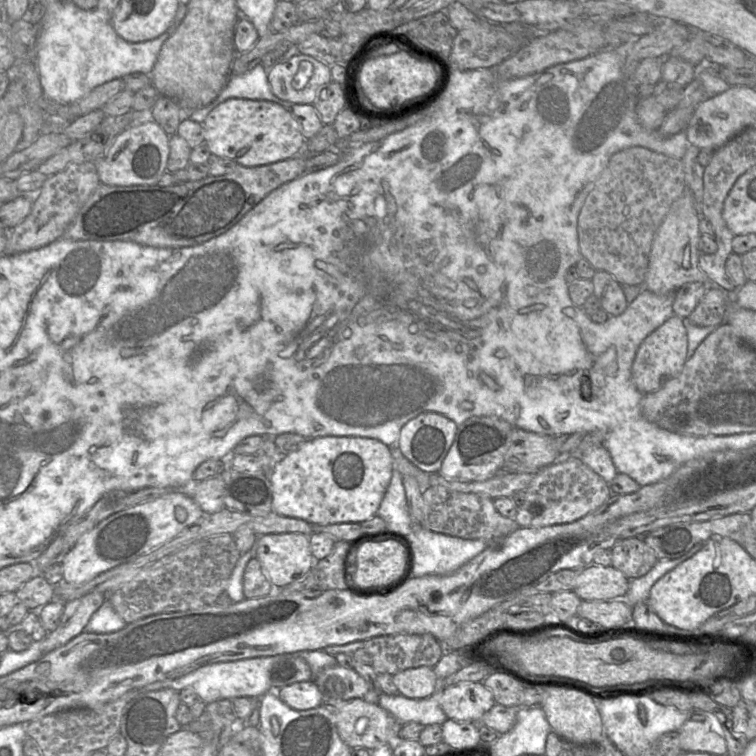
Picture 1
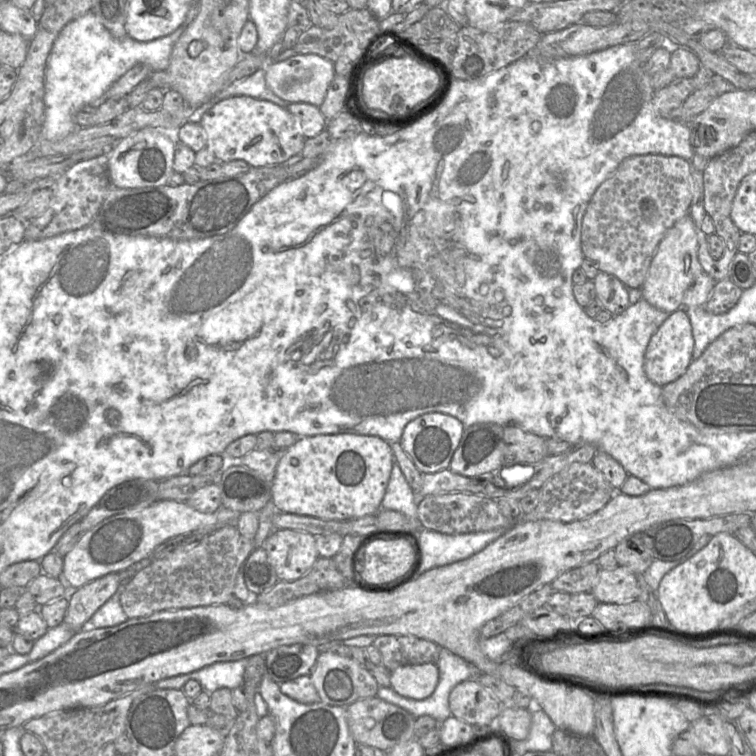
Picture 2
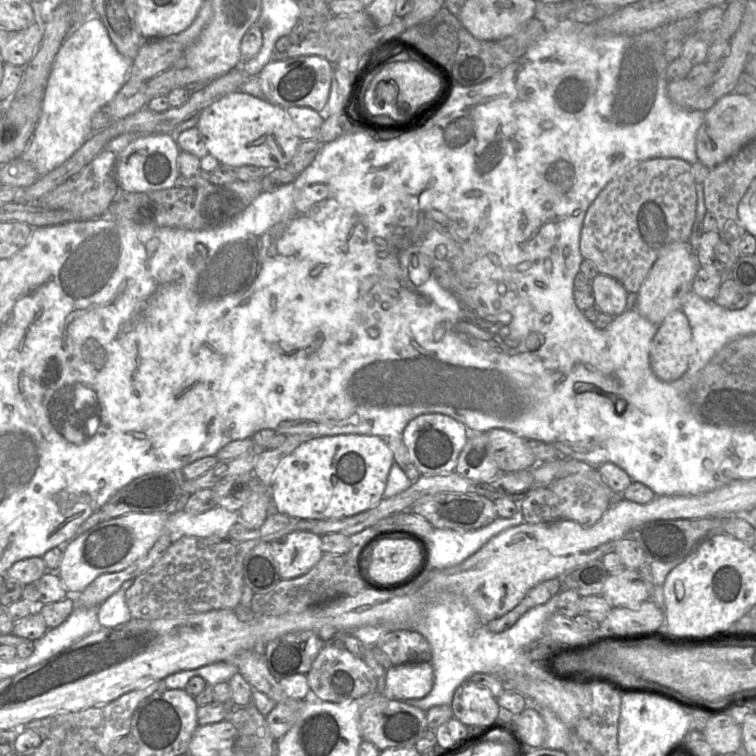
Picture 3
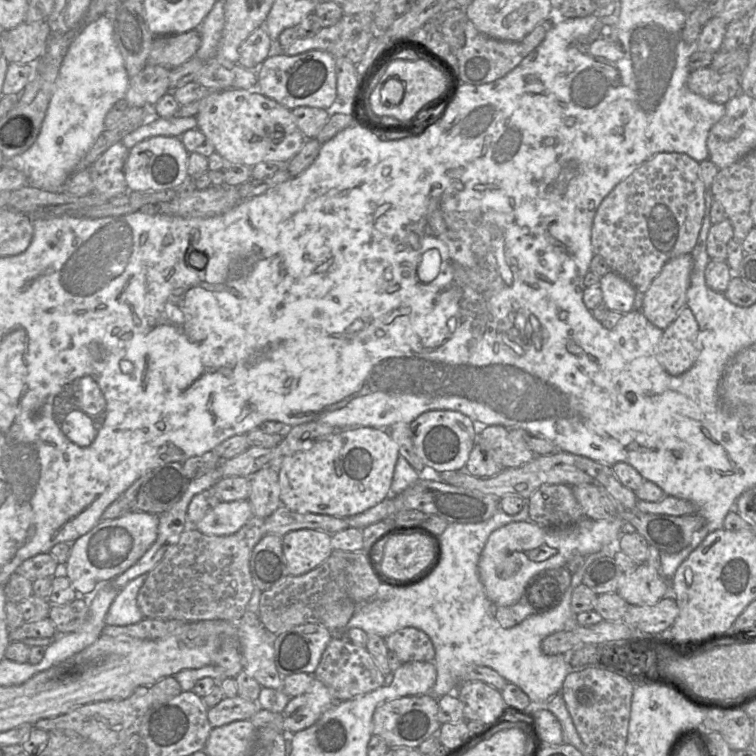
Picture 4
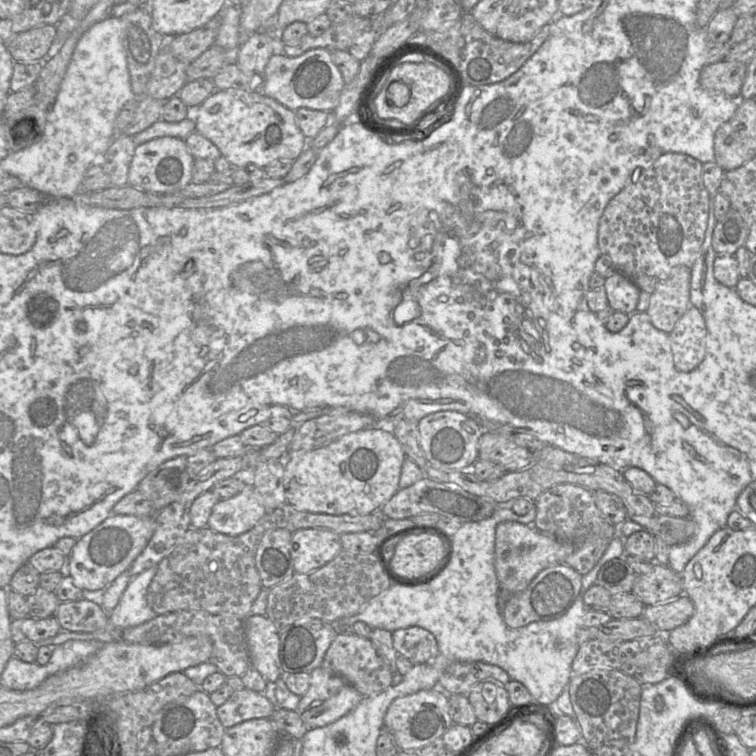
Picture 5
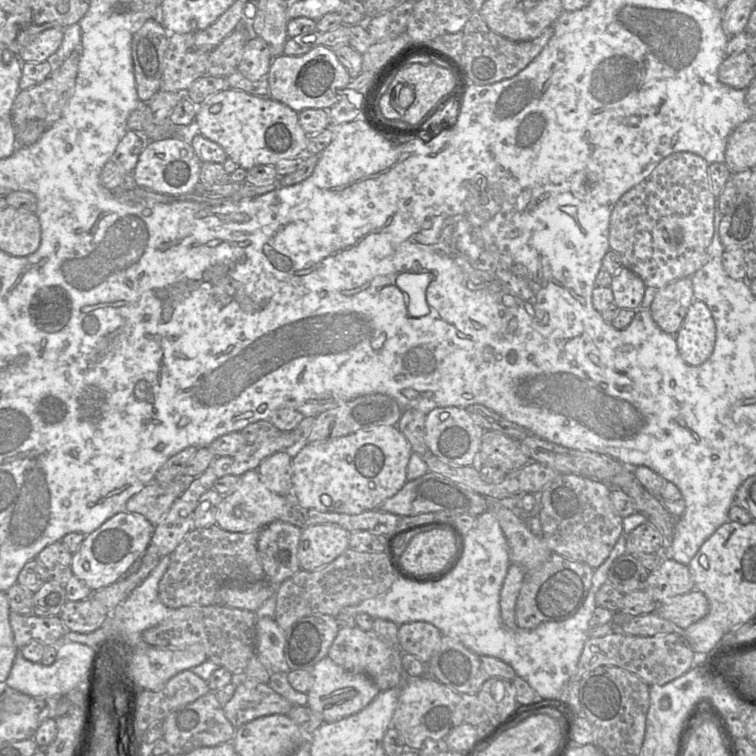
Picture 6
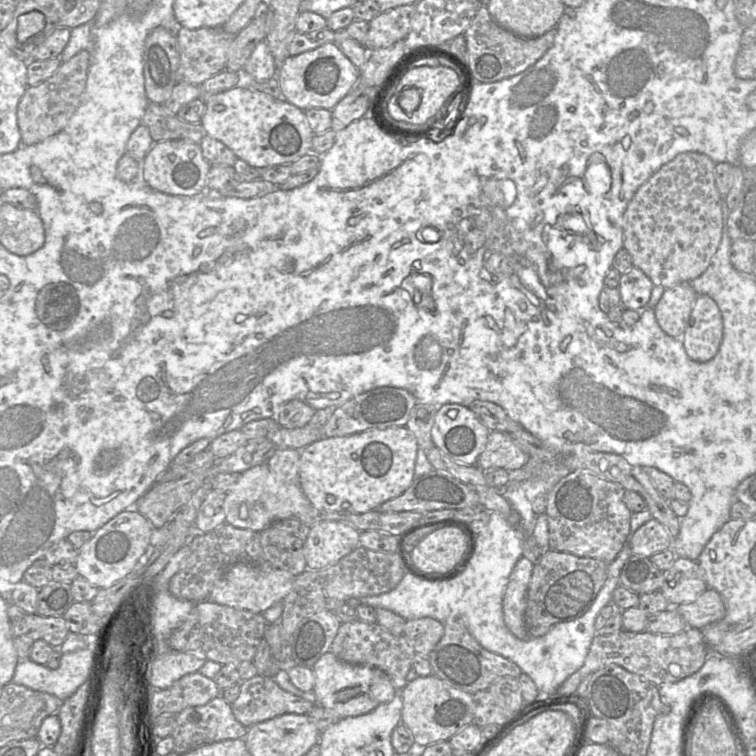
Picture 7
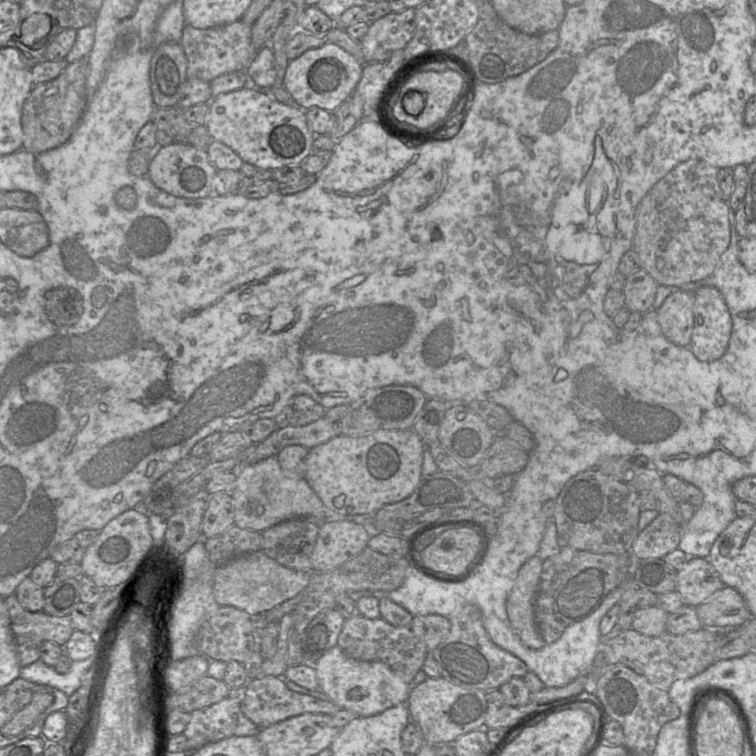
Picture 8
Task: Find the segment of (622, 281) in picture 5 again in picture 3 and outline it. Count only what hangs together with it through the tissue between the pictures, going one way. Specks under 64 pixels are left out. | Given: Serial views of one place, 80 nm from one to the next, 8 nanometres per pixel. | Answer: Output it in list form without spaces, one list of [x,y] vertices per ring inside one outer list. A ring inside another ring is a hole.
[[[599,273],[592,280],[591,286],[595,305],[602,313],[616,317],[627,310],[628,291],[616,279]]]

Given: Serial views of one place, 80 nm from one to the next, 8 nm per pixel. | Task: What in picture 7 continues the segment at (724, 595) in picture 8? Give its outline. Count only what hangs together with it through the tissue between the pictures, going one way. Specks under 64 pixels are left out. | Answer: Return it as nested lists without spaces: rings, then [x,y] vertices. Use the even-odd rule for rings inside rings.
[[[709,588],[696,601],[672,607],[682,616],[689,628],[699,630],[720,621],[726,614],[721,595]]]

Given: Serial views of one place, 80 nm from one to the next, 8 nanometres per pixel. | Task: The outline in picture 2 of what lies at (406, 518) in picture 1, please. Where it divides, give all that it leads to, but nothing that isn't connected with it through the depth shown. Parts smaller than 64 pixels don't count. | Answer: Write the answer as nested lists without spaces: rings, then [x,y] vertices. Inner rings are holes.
[[[394,463],[380,510],[398,511],[409,519],[418,519],[418,499],[398,464]]]

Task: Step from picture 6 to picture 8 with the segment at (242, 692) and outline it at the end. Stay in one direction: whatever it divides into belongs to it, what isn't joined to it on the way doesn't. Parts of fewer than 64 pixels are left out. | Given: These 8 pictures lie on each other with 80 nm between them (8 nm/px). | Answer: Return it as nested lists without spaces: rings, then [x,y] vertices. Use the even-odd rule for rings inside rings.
[[[264,676],[250,679],[245,685],[245,688],[245,698],[240,703],[241,710],[244,715],[259,728],[265,728],[304,713],[331,715],[336,711],[343,709],[330,700],[322,700],[313,696],[294,692],[276,676]]]

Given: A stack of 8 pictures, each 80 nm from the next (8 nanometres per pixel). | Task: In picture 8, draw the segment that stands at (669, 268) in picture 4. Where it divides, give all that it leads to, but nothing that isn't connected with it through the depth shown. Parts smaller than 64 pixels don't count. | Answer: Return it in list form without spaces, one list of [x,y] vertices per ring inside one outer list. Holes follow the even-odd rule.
[[[675,289],[657,309],[663,335],[673,344],[689,347],[694,328],[694,294]]]

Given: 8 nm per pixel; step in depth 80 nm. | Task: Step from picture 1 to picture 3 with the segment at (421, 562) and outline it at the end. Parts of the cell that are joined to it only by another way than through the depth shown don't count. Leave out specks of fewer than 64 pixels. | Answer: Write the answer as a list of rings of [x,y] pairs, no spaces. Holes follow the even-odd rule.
[[[519,507],[519,511],[513,517],[498,517],[491,524],[479,529],[470,531],[433,529],[428,535],[421,535],[426,549],[426,562],[420,576],[427,569],[444,569],[460,564],[492,537],[523,522],[524,516]]]

